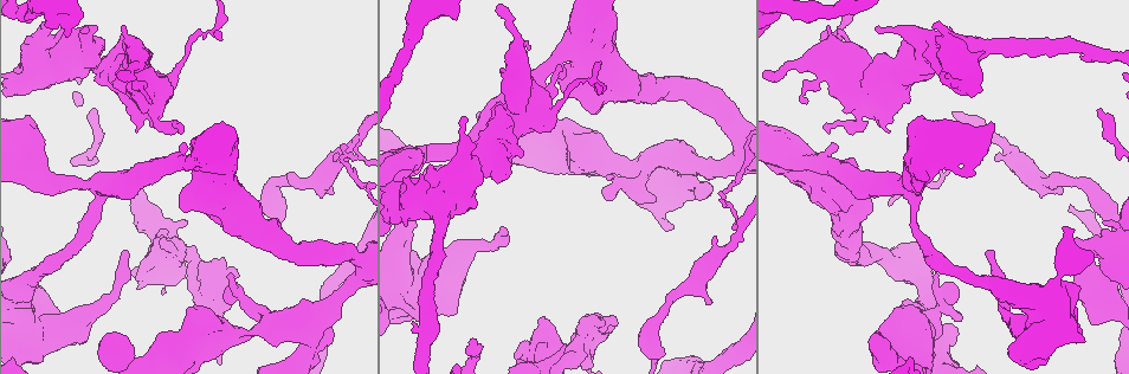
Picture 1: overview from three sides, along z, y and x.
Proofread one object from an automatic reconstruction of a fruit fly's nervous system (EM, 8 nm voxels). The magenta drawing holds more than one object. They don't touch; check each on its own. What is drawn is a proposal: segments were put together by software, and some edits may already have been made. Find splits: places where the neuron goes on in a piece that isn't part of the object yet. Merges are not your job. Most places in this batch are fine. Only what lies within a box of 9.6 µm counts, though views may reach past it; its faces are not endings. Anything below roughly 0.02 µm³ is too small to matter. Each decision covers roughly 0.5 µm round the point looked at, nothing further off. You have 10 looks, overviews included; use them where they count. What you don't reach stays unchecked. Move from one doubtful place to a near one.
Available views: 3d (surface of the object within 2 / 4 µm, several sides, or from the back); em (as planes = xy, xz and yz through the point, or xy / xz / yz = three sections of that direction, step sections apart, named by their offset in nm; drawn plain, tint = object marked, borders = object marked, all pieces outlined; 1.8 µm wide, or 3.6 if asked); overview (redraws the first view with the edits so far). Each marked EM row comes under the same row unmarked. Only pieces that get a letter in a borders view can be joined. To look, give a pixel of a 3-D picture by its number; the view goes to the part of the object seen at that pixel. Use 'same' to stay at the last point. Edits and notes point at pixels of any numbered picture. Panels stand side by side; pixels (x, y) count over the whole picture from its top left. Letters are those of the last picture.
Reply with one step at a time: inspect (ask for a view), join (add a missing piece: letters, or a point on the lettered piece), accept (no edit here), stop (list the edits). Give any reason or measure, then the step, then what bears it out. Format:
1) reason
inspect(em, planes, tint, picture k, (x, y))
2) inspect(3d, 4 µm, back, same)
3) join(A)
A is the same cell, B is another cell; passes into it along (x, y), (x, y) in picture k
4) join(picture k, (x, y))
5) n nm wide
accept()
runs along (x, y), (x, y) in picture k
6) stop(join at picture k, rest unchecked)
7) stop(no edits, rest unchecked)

abrupt turn
inspect(em, xz, step 16, tint, picture 1, (943, 344))

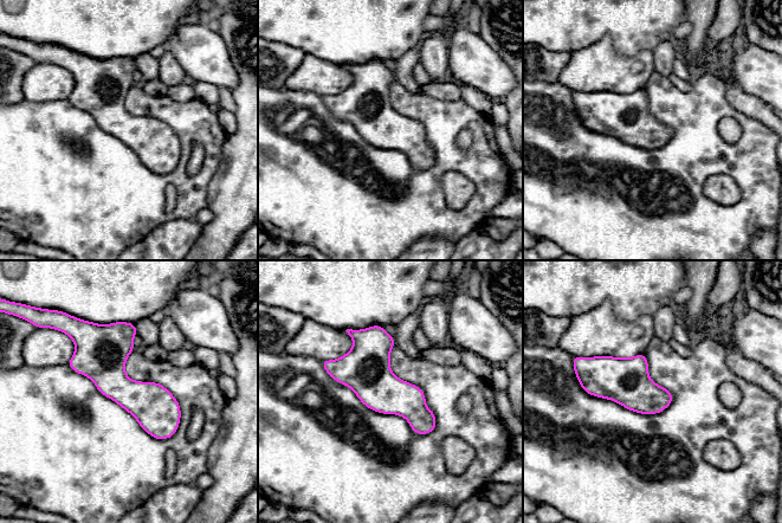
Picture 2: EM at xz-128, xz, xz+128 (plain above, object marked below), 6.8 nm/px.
inspect(em, planes, borders, same)

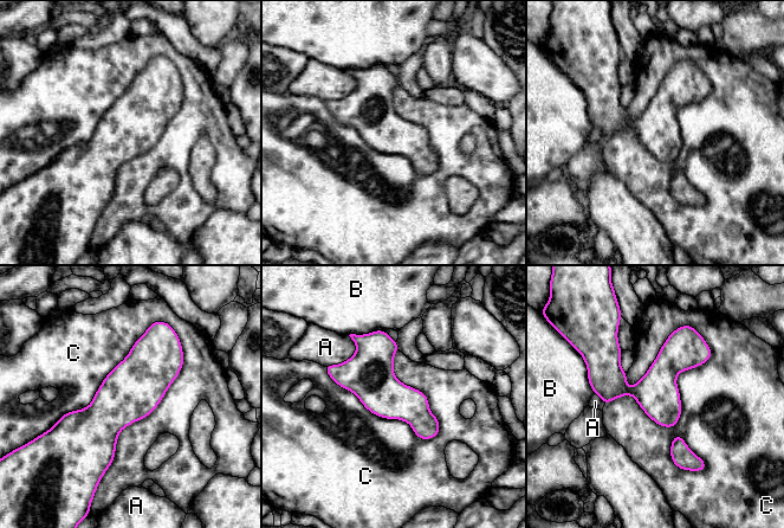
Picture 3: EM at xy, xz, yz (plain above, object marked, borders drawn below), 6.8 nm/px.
accept()
A, B and C are other cells; none of them fits

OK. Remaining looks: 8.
an open end
inspect(em, planes, borders, picture 1, (955, 296))

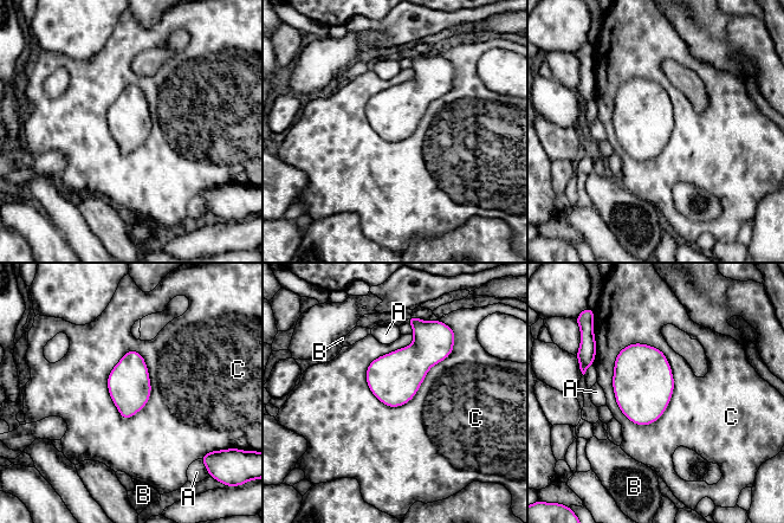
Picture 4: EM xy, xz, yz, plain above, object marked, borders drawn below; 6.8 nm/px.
300 nm wide
accept()
A, B and C are other cells; border along (633, 342), (613, 392), (645, 426) in picture 4; no lettered piece goes on from it

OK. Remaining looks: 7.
branch stops here
inspect(em, yz, step 4, tint, picture 1, (331, 192))

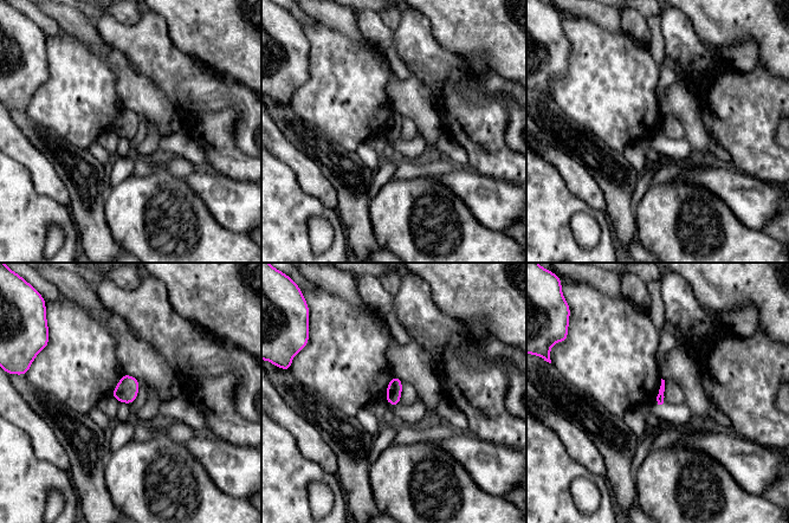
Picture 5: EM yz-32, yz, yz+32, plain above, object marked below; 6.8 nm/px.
inspect(em, yz, step 4, borders, same)

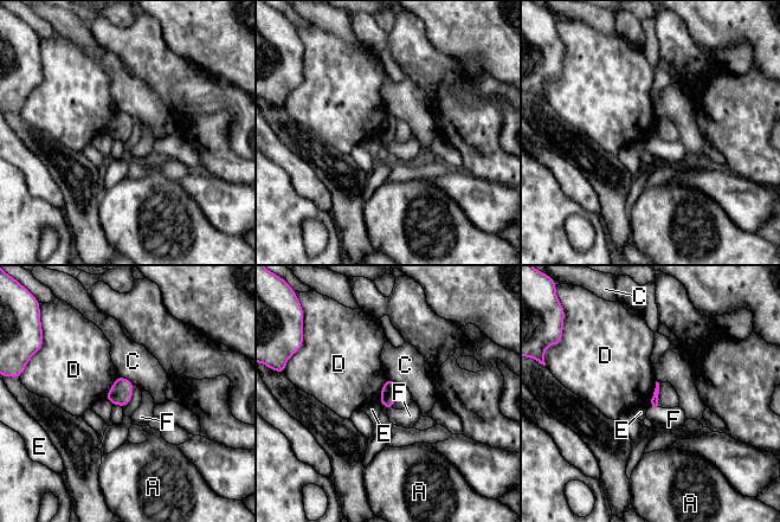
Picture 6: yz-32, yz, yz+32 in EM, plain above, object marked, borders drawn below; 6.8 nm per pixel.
accept()
A, C, D, E and F are other cells; border along (656, 381), (651, 406) in picture 6; no lettered piece goes on from it

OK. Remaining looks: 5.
thick turns thin
inspect(em, 3.6 µm, xy, step 4, borders, picture 1, (1107, 243))

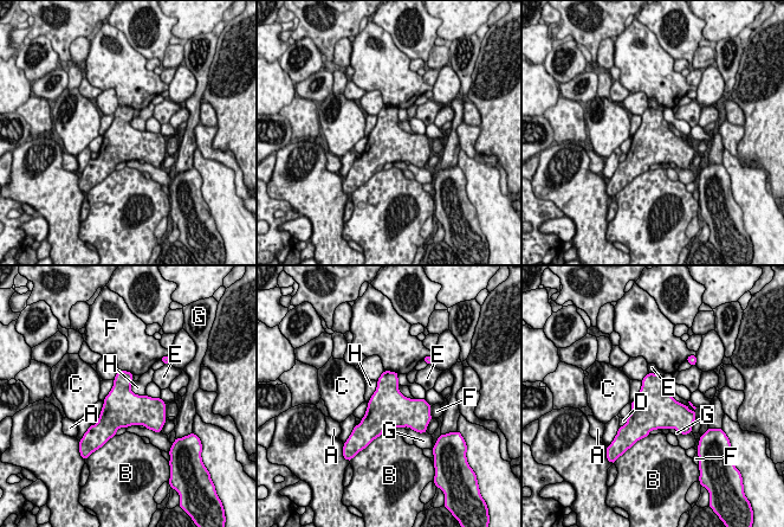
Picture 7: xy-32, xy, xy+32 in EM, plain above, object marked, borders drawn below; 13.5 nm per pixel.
another direction
inspect(em, 3.6 µm, planes, borders, same)

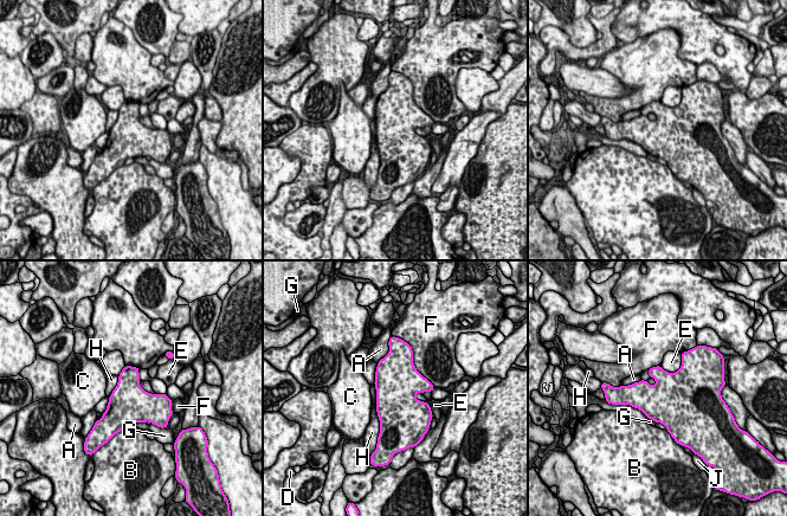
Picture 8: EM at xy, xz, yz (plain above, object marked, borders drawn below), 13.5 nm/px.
550 nm wide
accept()
A, B, C, D, E, F, G, H and J are other cells; border along (374, 384), (375, 411), (380, 431) in picture 8; no lettered piece goes on from it

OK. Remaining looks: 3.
stop(no edits, rest unchecked)

